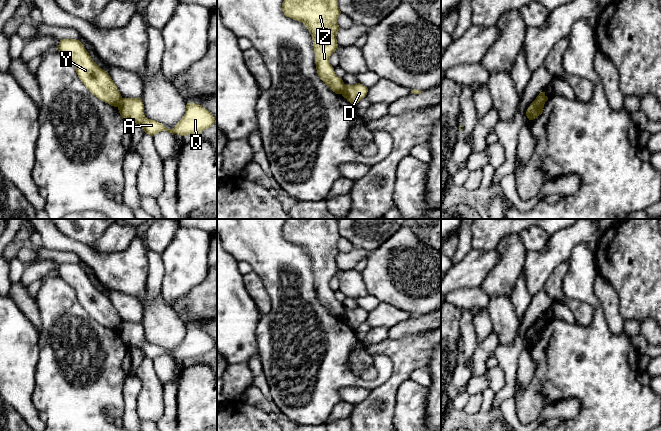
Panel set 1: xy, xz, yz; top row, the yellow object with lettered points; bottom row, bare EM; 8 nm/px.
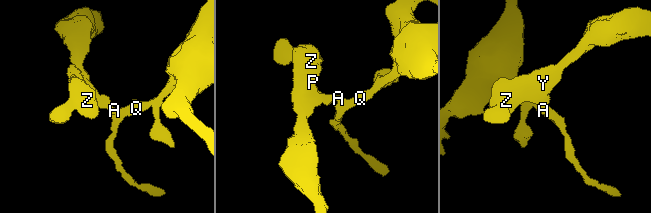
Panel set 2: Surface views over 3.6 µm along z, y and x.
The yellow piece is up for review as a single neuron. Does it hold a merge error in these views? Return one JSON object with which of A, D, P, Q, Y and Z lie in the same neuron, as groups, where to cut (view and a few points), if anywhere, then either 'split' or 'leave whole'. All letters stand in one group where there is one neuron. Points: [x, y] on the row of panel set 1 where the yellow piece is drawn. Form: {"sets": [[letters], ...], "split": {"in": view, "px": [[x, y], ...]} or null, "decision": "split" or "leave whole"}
{"sets": [["A", "D", "Q"], ["P", "Y", "Z"]], "split": {"in": "xy", "px": [[122, 98], [117, 106]]}, "decision": "split"}

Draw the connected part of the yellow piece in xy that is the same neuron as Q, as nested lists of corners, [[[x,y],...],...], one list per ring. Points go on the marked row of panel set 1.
[[[122,98],[118,110],[124,121],[141,125],[145,133],[152,136],[161,131],[180,136],[199,134],[217,121],[210,111],[195,103],[187,103],[184,116],[173,129],[167,129],[163,124],[147,119],[141,98]]]

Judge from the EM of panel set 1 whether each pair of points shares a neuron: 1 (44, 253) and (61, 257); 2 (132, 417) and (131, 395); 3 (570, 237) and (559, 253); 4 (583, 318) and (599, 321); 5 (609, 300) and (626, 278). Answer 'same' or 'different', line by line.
1: same
2: same
3: same
4: different
5: different

